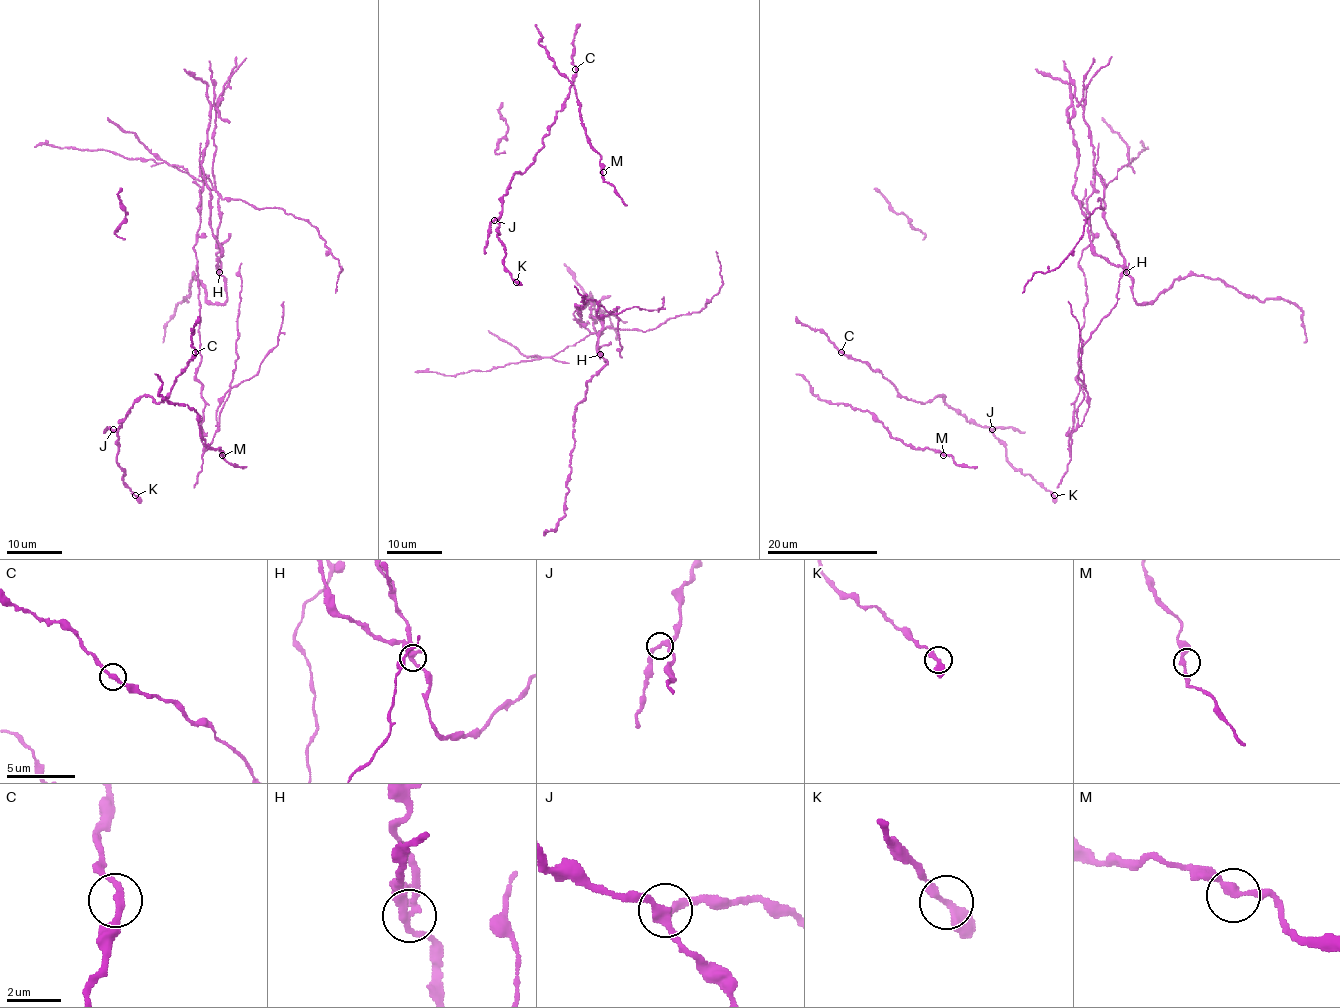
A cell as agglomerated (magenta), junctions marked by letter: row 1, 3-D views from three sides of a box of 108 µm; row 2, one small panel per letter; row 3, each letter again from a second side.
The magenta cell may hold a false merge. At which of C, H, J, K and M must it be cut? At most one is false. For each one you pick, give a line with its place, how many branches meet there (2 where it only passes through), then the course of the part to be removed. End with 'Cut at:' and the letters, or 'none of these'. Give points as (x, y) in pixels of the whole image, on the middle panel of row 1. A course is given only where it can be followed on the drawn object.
H: (600, 354) | 3 | (600, 354), (600, 332), (574, 313), (582, 297), (608, 313), (618, 307), (622, 357)
Cut at: H

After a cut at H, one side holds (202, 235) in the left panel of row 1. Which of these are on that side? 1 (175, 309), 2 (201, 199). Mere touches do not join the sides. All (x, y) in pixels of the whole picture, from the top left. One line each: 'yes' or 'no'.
1: no
2: yes

